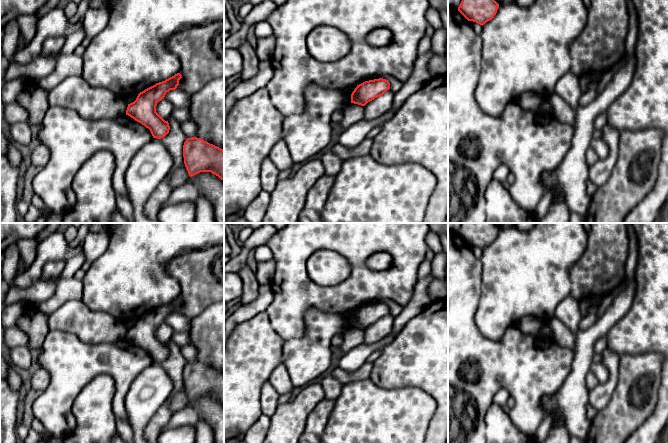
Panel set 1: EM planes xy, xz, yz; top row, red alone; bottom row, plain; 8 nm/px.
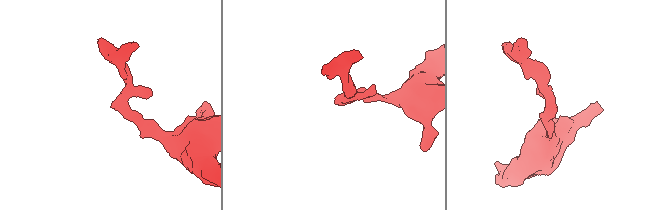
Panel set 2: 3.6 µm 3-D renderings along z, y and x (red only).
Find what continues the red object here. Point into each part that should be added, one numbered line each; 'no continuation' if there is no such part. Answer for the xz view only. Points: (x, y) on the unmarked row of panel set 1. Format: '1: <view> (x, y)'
no continuation

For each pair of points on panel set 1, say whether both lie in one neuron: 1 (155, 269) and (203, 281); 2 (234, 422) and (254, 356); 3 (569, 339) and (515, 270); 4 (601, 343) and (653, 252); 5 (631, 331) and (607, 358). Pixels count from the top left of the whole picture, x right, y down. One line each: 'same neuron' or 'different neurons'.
1: different neurons
2: same neuron
3: different neurons
4: different neurons
5: different neurons

